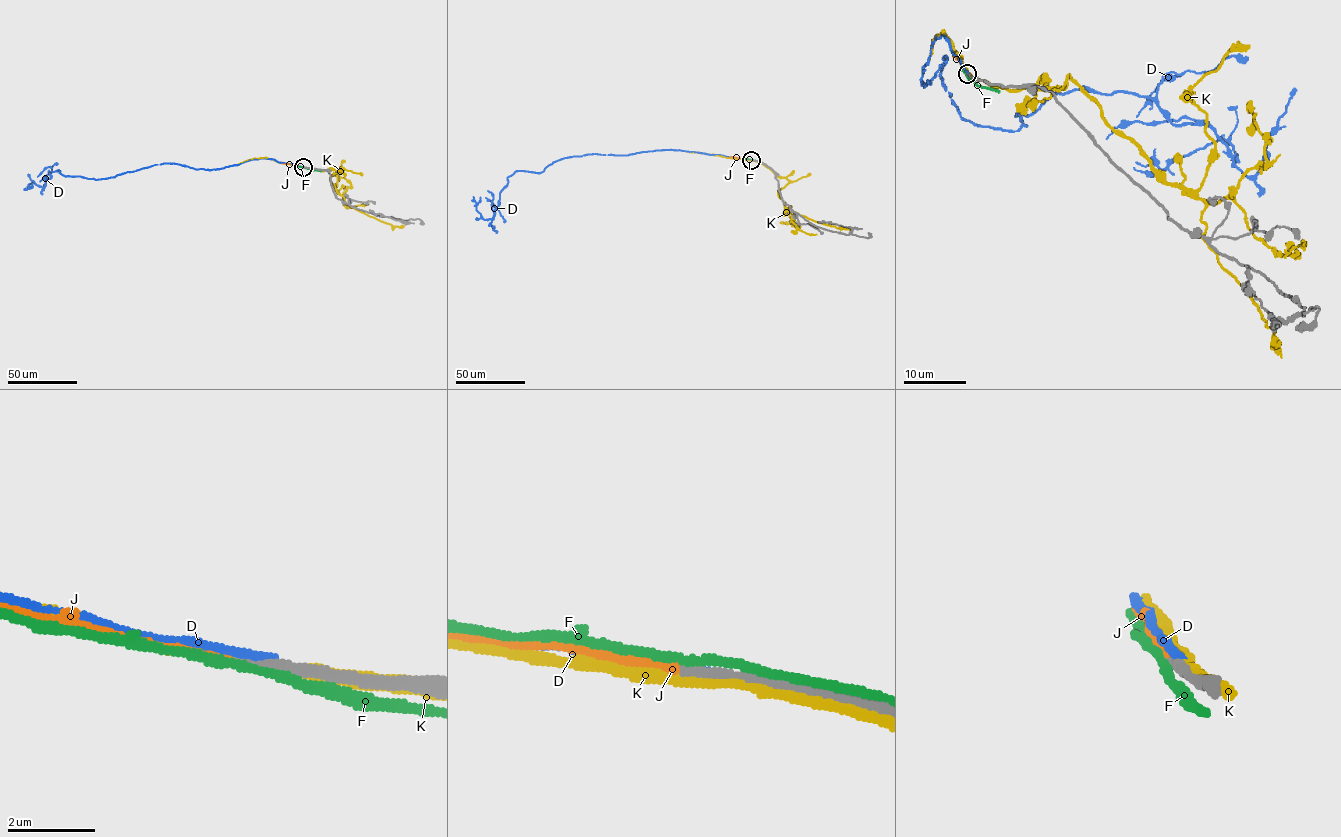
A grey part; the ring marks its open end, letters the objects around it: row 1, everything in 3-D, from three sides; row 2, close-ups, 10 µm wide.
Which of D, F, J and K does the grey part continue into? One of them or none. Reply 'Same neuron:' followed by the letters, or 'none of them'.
Same neuron: J

